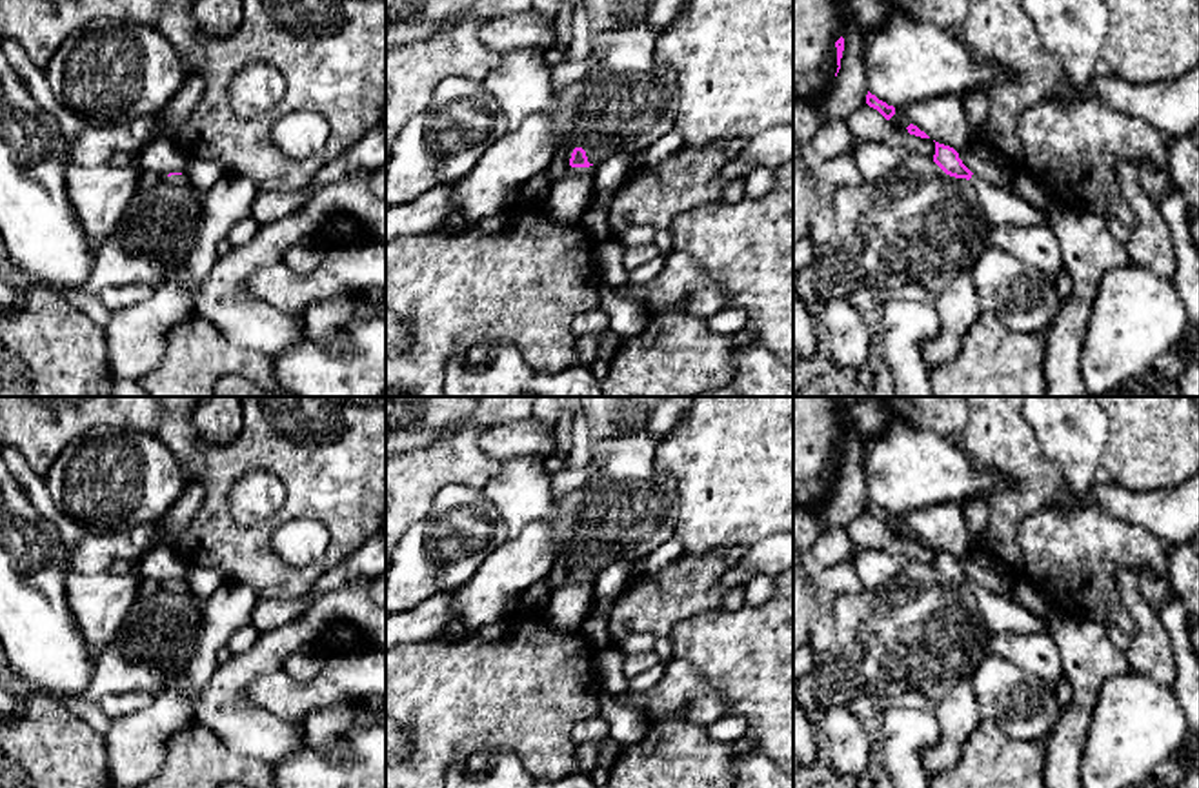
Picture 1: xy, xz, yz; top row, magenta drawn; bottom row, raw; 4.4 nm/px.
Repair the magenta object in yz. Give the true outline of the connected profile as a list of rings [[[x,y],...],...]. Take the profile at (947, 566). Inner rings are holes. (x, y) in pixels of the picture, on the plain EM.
[[[935,550],[933,570],[950,584],[966,586],[972,590],[979,611],[992,635],[999,633],[1046,633],[1050,635],[1052,619],[1037,617],[1021,606],[1010,602],[975,584],[959,566],[959,561],[944,551]]]

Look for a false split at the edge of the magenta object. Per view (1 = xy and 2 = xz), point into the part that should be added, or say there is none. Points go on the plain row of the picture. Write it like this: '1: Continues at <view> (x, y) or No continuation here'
1: Continues at xy (175, 586)
2: Continues at xz (590, 577)

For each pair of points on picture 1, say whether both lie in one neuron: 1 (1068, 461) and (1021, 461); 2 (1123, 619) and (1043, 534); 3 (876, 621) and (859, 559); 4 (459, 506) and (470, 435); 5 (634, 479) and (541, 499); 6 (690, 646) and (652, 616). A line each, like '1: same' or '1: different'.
1: different
2: same
3: different
4: different
5: same
6: different

